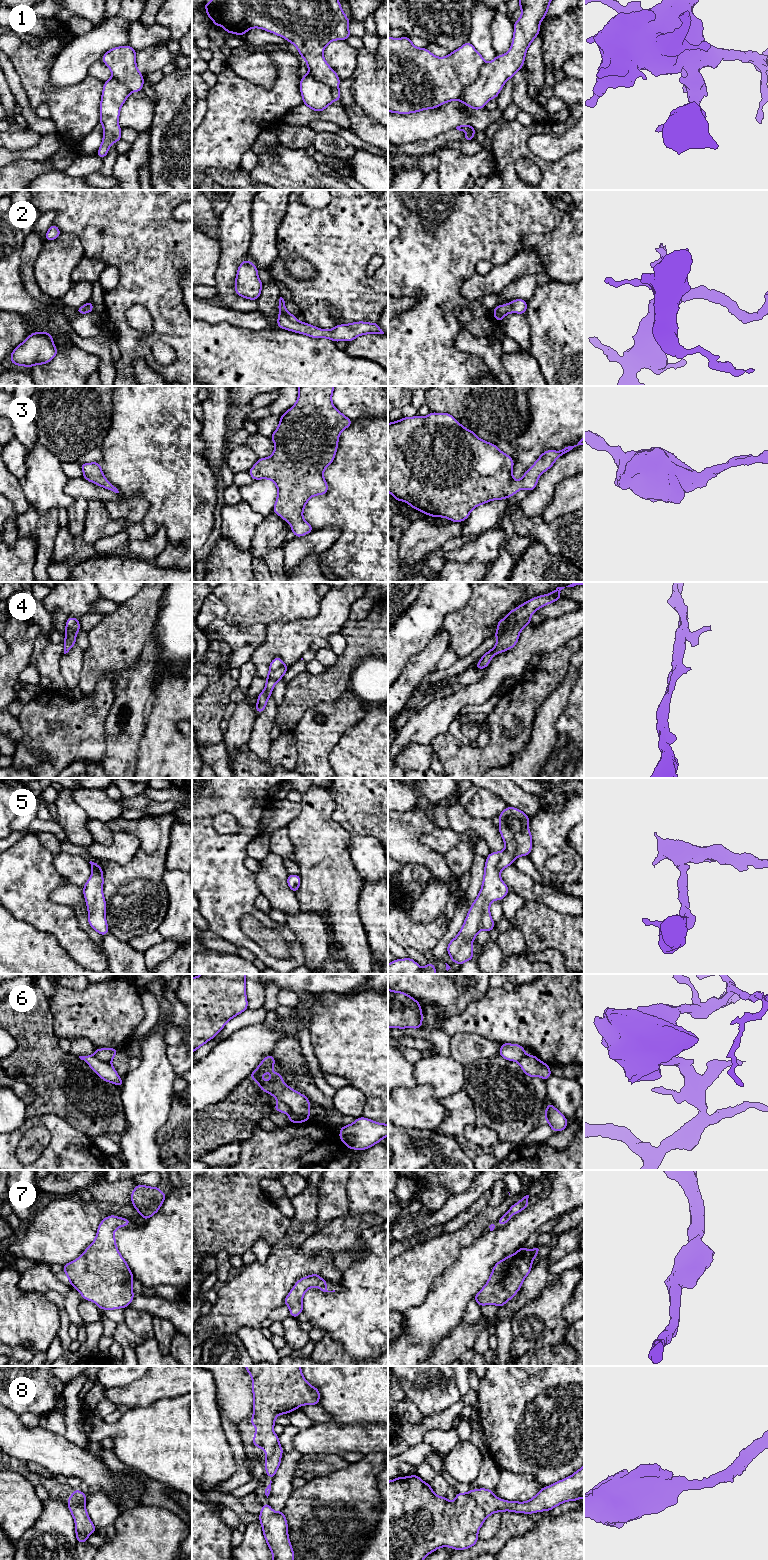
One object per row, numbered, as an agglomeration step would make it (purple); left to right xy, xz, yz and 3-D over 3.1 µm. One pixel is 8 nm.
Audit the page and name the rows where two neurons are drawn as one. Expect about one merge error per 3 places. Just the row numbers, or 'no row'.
6

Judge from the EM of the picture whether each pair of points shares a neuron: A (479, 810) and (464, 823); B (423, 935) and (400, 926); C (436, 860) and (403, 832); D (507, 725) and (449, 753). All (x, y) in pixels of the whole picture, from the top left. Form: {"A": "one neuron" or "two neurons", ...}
{"A": "two neurons", "B": "one neuron", "C": "one neuron", "D": "one neuron"}

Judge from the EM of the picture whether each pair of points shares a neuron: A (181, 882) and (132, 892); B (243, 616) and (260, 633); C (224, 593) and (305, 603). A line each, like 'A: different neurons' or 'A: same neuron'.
A: different neurons
B: different neurons
C: same neuron

